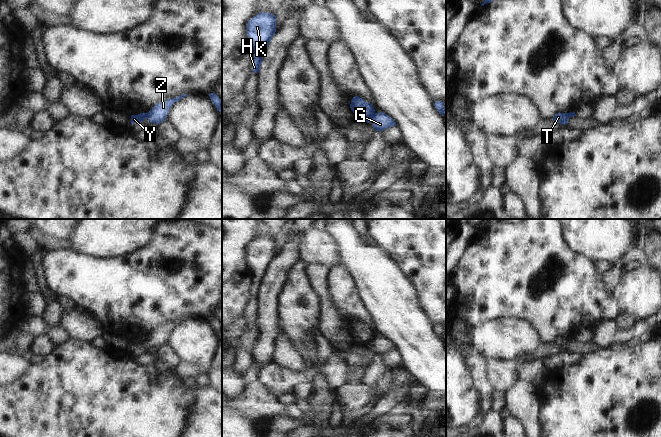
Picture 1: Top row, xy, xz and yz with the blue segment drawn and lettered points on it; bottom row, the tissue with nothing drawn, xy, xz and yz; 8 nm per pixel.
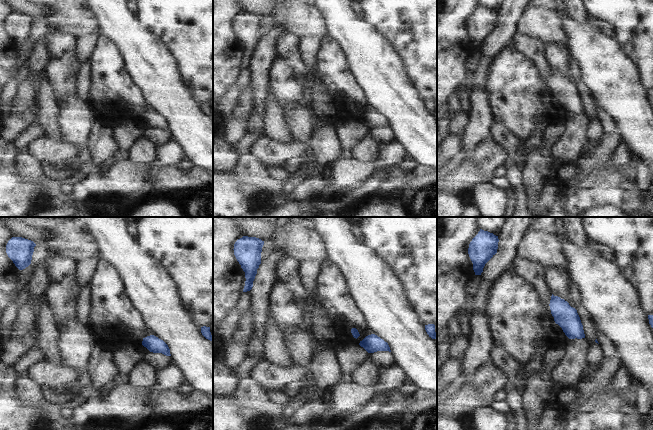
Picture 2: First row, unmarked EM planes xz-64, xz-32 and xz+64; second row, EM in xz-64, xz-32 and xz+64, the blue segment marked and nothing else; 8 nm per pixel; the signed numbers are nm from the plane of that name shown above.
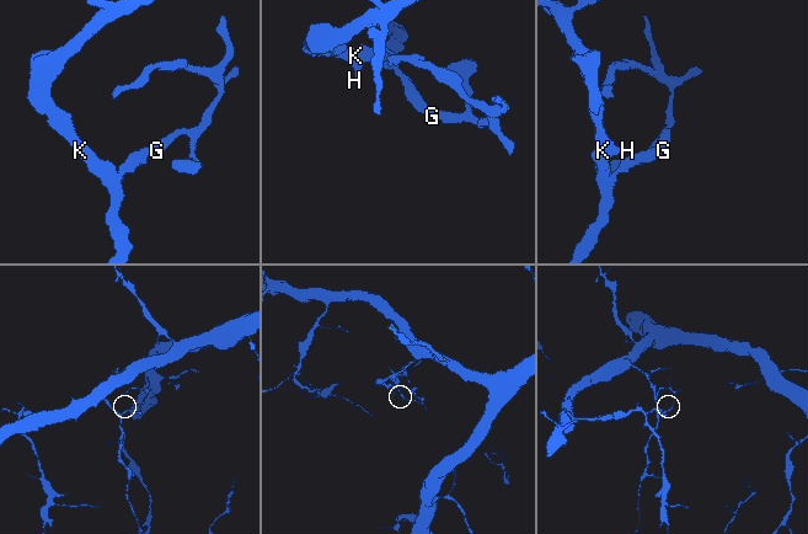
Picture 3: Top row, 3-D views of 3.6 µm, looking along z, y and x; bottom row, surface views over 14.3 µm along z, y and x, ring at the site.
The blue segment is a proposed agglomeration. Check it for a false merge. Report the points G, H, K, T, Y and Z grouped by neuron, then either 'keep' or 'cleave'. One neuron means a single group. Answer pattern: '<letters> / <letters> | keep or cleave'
G Z / H K T Y | cleave

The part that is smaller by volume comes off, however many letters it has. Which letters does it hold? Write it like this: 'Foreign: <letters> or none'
Foreign: G, Z

